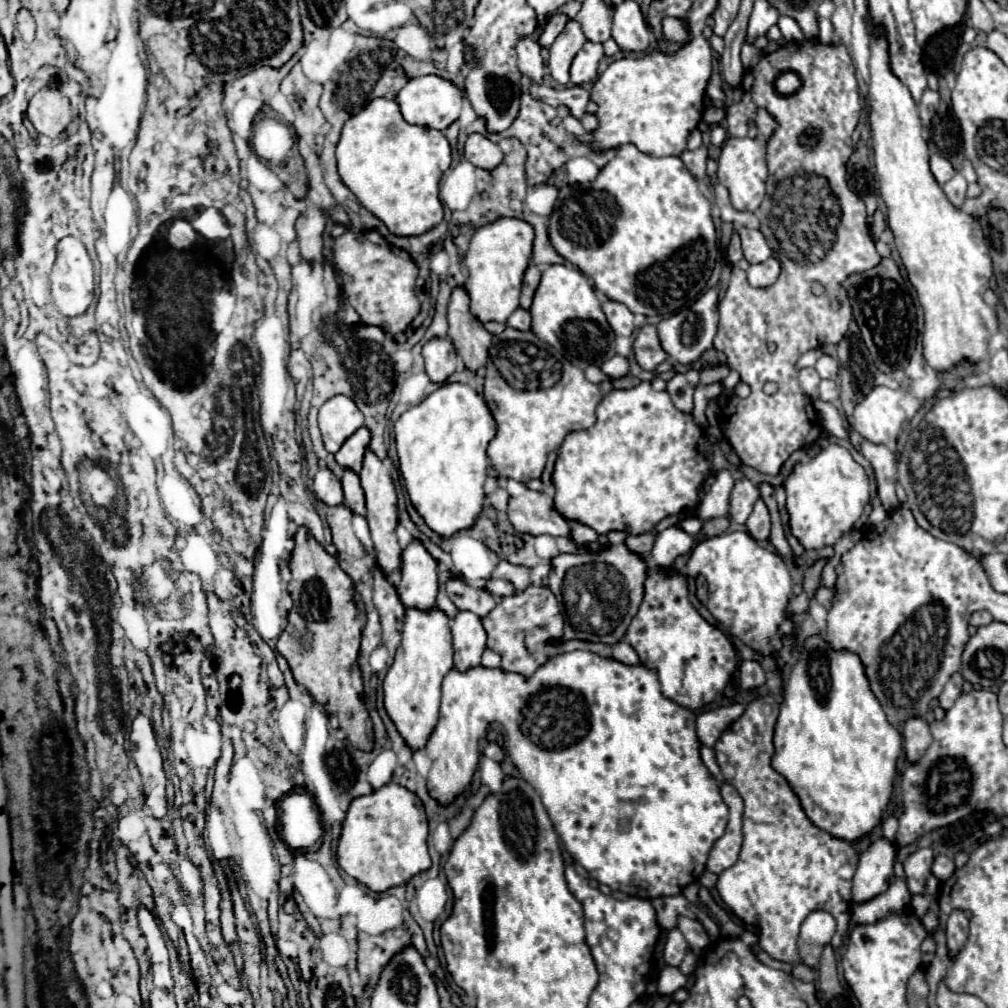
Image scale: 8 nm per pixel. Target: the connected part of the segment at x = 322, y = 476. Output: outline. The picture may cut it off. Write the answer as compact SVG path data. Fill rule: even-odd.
M328 467L318 469L318 473L314 477L314 493L326 505L340 505L342 503L342 485Z

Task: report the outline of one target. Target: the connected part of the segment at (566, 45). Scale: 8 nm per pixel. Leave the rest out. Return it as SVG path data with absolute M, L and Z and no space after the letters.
M568 19L564 31L556 37L556 41L550 47L550 61L548 61L548 73L558 83L568 83L568 69L574 59L574 55L582 49L586 43L586 37L578 25L576 19Z

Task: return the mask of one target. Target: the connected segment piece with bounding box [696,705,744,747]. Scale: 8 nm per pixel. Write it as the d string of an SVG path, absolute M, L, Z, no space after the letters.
M730 705L730 707L720 707L714 711L700 713L696 719L696 733L700 743L712 747L722 735L722 731L726 731L726 727L730 727L730 723L734 723L742 715L742 711L744 711L742 705Z

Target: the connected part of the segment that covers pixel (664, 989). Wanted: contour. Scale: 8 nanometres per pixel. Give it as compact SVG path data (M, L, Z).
M664 967L660 977L658 977L658 993L660 995L672 995L680 987L684 987L686 975L678 967Z

